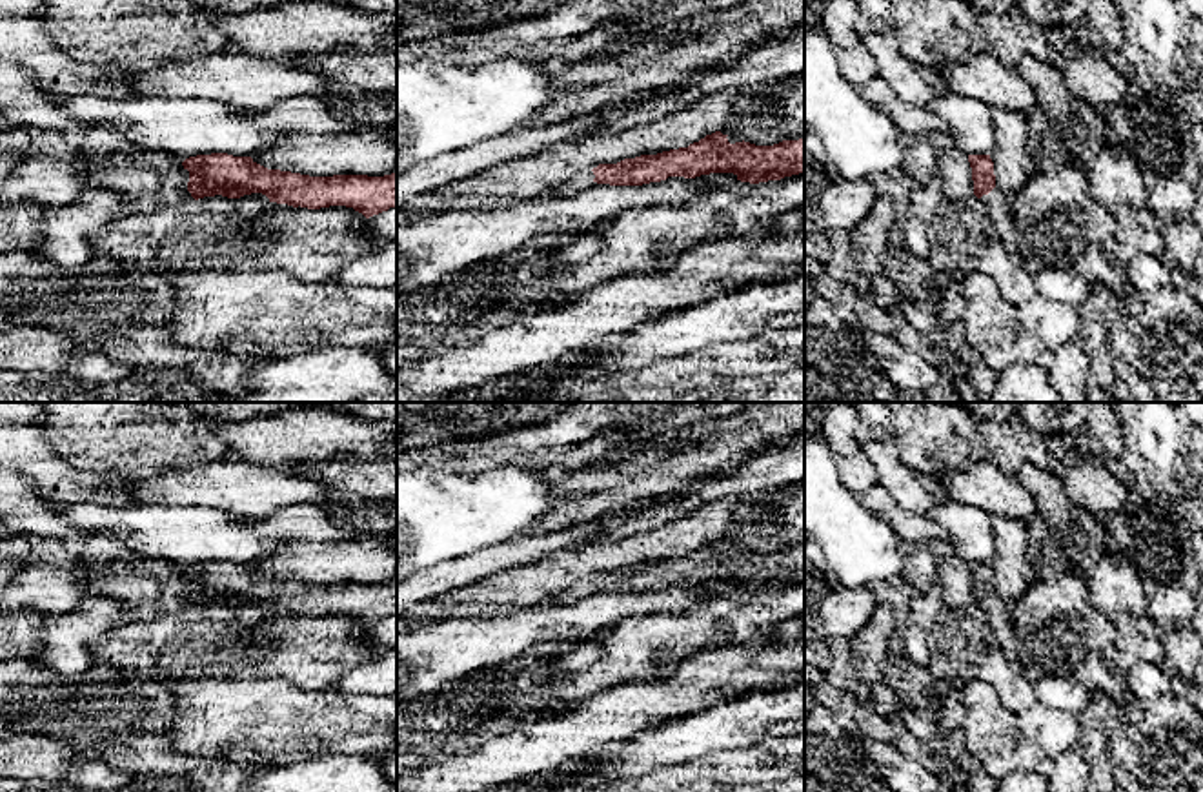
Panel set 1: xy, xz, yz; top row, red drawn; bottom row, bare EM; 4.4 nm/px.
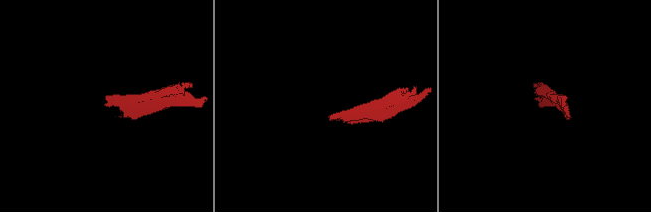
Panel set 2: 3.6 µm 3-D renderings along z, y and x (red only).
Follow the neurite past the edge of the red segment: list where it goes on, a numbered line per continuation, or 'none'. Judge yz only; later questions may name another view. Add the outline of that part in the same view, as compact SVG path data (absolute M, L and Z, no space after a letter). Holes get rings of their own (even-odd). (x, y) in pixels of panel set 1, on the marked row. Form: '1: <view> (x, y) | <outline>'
1: yz (998, 206) | M996 186L988 195L981 197L981 202L986 206L986 213L990 215L999 239L1008 244L1014 235L1010 198L1006 198Z

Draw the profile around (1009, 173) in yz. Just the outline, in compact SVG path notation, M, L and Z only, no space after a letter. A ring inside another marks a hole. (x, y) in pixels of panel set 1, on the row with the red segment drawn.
M992 107L994 122L994 175L997 189L1012 198L1026 182L1028 175L1037 171L1034 158L1028 153L1028 124L1026 115Z

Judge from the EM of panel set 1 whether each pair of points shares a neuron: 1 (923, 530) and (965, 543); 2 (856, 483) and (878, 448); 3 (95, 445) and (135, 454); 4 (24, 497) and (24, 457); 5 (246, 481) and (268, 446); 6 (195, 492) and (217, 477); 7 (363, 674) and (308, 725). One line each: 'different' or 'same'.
1: different
2: different
3: same
4: different
5: different
6: same
7: different

